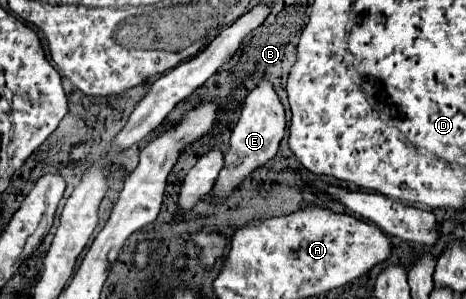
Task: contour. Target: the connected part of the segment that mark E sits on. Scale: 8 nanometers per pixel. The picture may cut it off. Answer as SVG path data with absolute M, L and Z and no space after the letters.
M263 79L247 97L243 103L243 111L241 117L233 129L231 135L231 145L225 151L225 167L219 173L217 183L213 185L213 197L215 201L225 201L227 195L243 181L243 177L247 177L249 173L253 173L257 167L261 167L265 161L269 161L277 149L279 143L285 135L285 107L273 87L273 83L269 83L267 79Z

